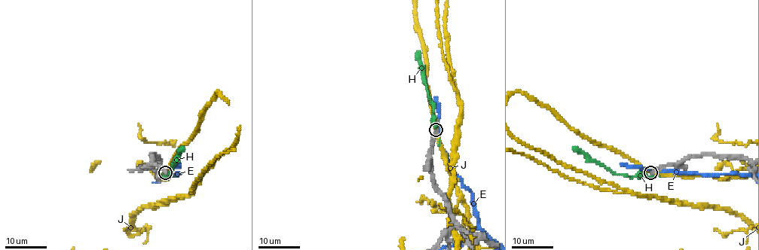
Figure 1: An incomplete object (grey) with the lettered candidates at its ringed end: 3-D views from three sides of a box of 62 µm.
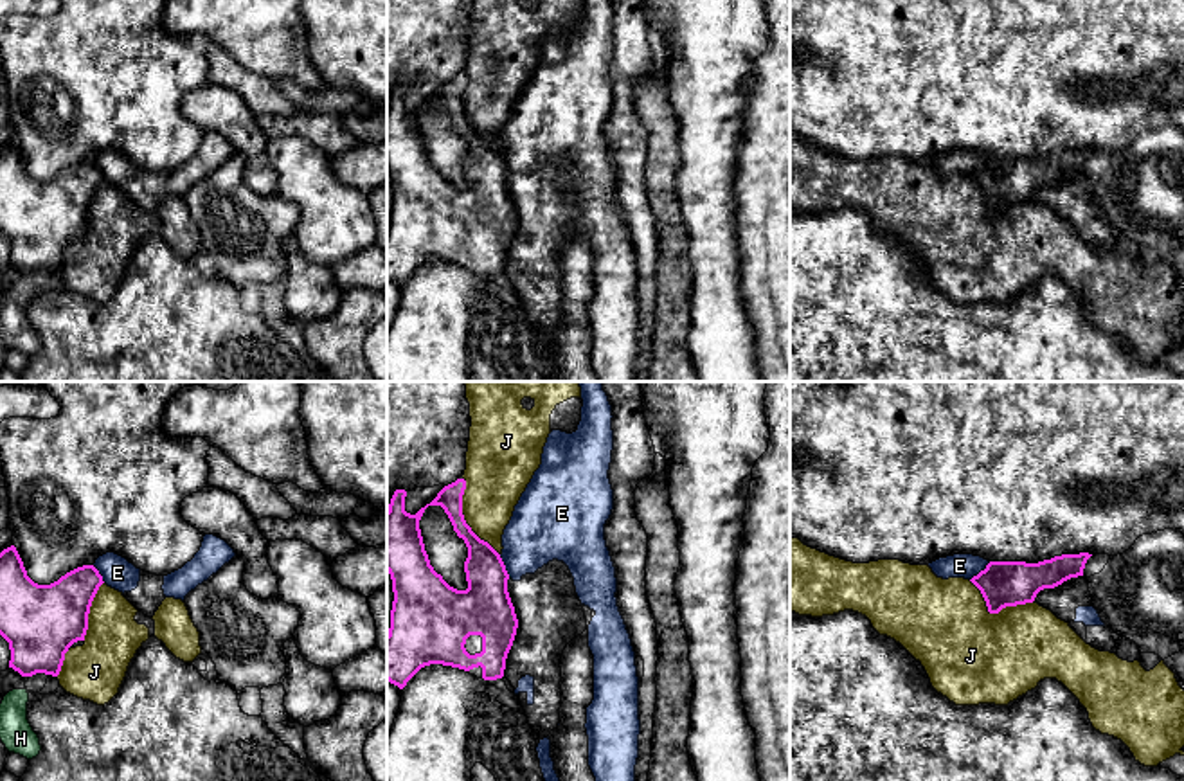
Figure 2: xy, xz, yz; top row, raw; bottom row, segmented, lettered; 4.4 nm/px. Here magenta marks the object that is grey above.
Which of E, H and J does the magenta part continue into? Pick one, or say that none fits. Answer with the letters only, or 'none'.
none

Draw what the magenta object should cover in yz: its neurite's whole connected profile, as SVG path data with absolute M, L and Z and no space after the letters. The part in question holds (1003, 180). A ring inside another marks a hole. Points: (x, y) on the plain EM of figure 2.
M1089 149L1062 151L1038 160L990 158L970 178L981 187L988 209L999 211L1006 203L1033 200L1044 185L1083 173L1090 153Z

